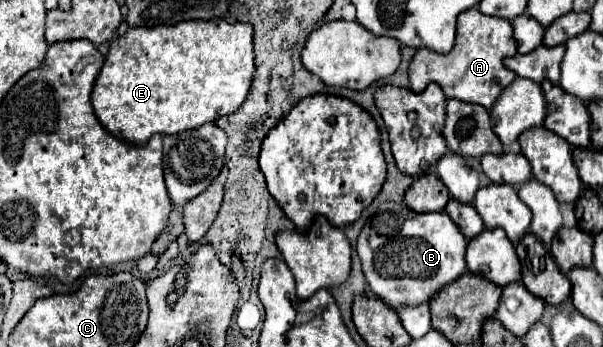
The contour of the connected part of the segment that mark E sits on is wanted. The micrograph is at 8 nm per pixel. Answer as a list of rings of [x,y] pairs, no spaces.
[[[224,18],[214,20],[190,20],[172,26],[154,28],[128,28],[124,36],[112,40],[104,66],[94,82],[92,106],[100,124],[116,138],[130,144],[144,144],[156,132],[178,134],[184,130],[198,128],[218,116],[232,114],[248,96],[248,86],[254,76],[254,46],[252,46],[252,24],[236,22],[230,24]]]

